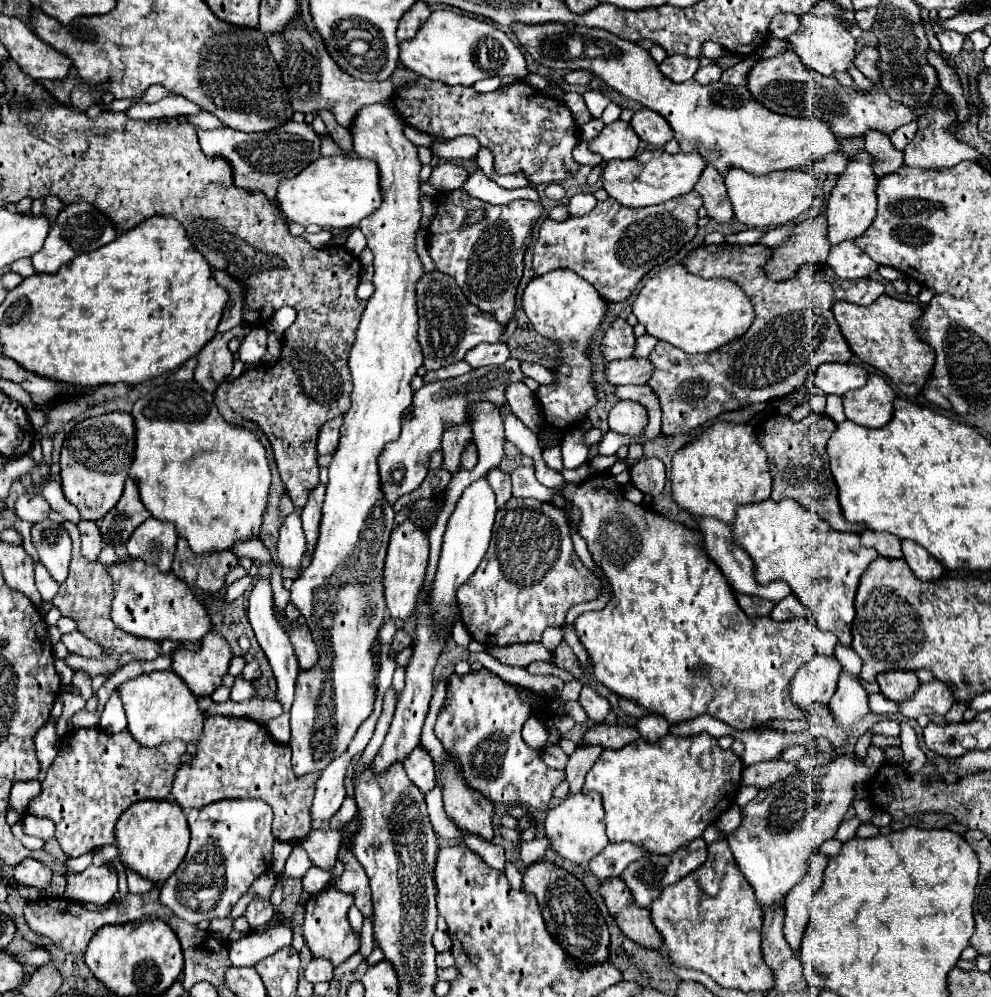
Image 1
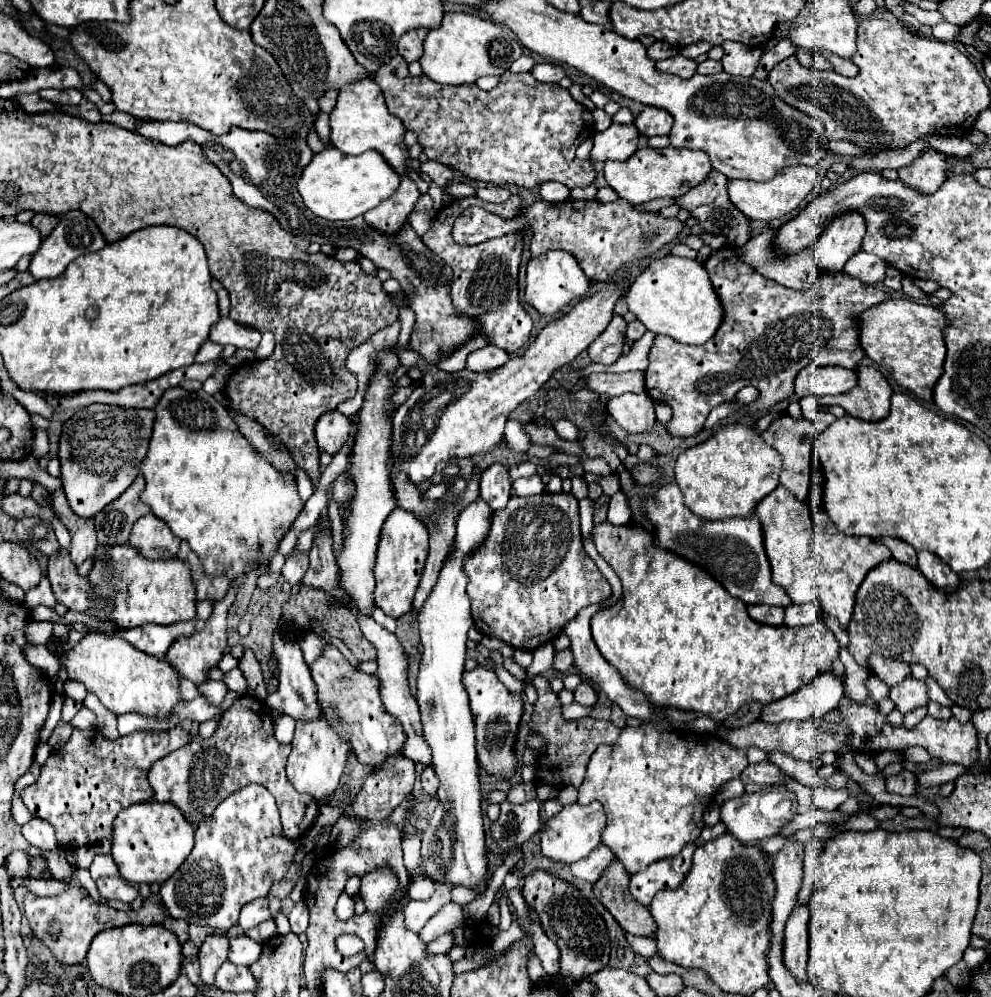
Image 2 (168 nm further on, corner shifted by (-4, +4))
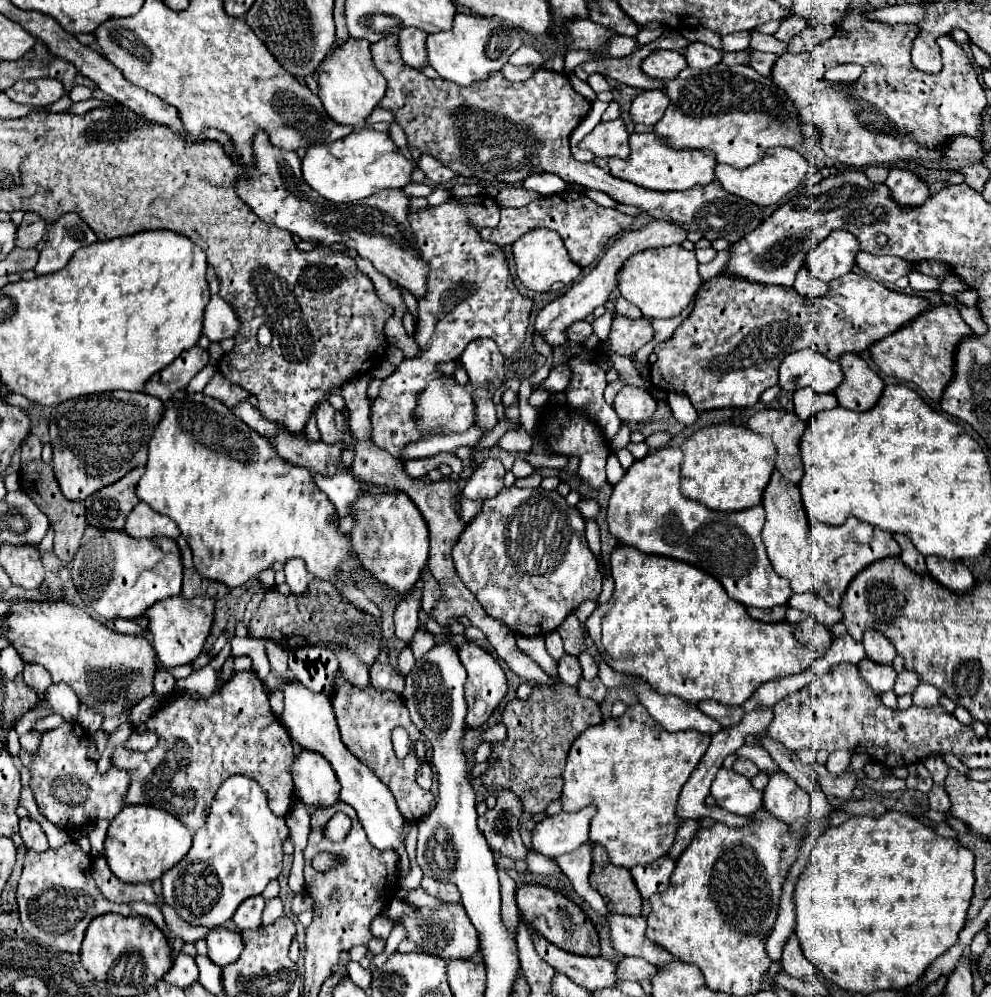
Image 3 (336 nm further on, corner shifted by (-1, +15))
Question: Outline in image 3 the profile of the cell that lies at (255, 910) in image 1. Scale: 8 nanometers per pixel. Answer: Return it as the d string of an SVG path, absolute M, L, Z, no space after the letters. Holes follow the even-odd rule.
M255 895L247 901L243 901L243 905L239 905L239 909L235 911L235 925L237 929L259 929L261 927L261 913L263 913L263 905L265 899L261 895Z

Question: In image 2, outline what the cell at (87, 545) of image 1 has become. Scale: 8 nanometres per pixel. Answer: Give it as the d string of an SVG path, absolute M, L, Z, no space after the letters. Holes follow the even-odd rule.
M56 490L52 494L52 510L56 510L60 522L70 530L72 544L70 544L68 552L70 552L70 558L74 560L74 564L82 564L86 558L92 558L92 554L98 546L92 518L82 518L78 514L74 514L70 510L62 490Z

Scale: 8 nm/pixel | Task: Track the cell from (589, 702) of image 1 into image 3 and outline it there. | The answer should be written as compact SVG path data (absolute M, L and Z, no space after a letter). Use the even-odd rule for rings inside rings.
M563 655L563 659L559 661L559 677L565 685L577 687L581 681L581 665L577 661L577 657L571 655Z

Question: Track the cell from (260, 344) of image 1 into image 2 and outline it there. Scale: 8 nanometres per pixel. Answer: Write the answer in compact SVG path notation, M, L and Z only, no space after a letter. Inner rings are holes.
M224 316L218 320L218 324L214 324L214 328L210 328L210 336L208 340L226 346L232 344L236 348L250 348L256 350L256 346L260 344L260 334L254 328L242 326L238 322L234 322L232 318Z

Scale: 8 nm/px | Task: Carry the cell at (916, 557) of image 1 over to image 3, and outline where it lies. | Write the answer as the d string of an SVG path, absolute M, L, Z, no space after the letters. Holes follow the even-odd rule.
M927 557L925 565L927 565L927 573L951 591L967 593L967 589L975 585L975 577L961 561L943 561L941 557Z

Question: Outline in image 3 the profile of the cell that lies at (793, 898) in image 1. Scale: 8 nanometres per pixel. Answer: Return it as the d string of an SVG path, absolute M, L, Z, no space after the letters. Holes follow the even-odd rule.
M795 933L785 941L781 963L783 963L783 971L789 973L791 977L797 977L803 981L813 981L817 975L817 969L807 961L807 957L803 957L803 949L801 949Z

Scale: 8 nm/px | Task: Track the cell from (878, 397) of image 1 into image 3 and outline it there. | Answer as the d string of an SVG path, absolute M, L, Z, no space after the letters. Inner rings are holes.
M847 353L839 361L843 369L843 383L835 389L841 407L851 411L869 411L883 393L883 379L855 353Z

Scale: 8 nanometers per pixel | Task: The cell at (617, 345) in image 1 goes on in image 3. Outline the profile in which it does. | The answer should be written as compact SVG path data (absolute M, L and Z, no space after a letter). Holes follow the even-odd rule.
M579 321L579 323L571 325L571 329L569 329L569 339L579 345L585 343L591 335L593 335L593 325L589 321Z

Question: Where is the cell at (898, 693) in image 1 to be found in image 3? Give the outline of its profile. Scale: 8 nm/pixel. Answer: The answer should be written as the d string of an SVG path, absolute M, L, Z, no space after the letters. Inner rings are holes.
M867 629L867 633L863 635L863 647L867 657L875 663L891 663L897 655L895 647L881 633L873 629Z

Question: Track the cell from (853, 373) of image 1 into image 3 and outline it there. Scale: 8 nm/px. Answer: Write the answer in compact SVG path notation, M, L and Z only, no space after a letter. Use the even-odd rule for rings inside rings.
M815 349L795 351L779 367L779 385L785 391L811 387L817 393L833 393L841 383L843 371L839 363L815 353Z

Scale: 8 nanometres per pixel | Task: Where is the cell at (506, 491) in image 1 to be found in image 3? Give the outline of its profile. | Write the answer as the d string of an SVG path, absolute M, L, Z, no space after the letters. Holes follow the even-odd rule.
M485 459L477 465L475 473L463 487L463 497L469 499L491 499L503 489L505 469L499 459Z

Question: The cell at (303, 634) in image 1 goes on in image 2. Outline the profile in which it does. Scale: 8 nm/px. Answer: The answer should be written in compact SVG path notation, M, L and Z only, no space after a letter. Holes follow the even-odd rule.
M334 646L326 648L322 658L318 658L310 666L310 670L318 688L318 702L322 712L326 714L326 720L330 720L334 730L348 742L358 762L378 768L382 760L402 754L406 732L402 724L382 708L376 674L360 672Z

